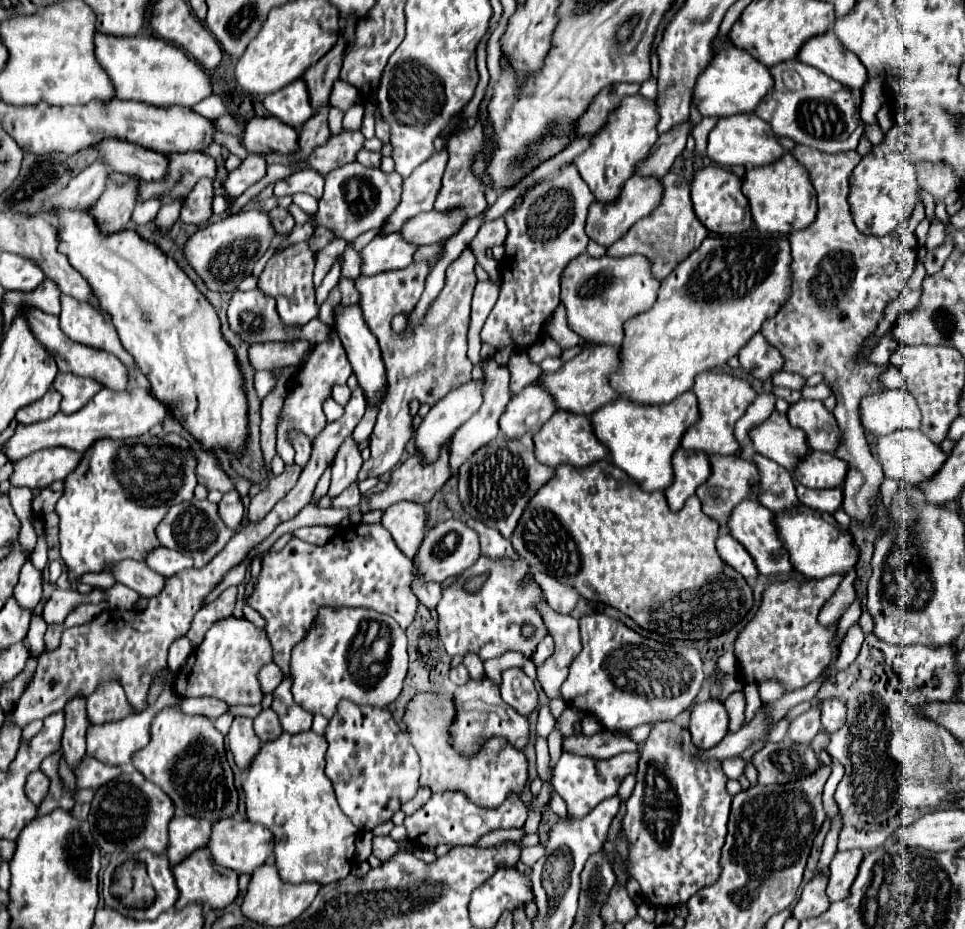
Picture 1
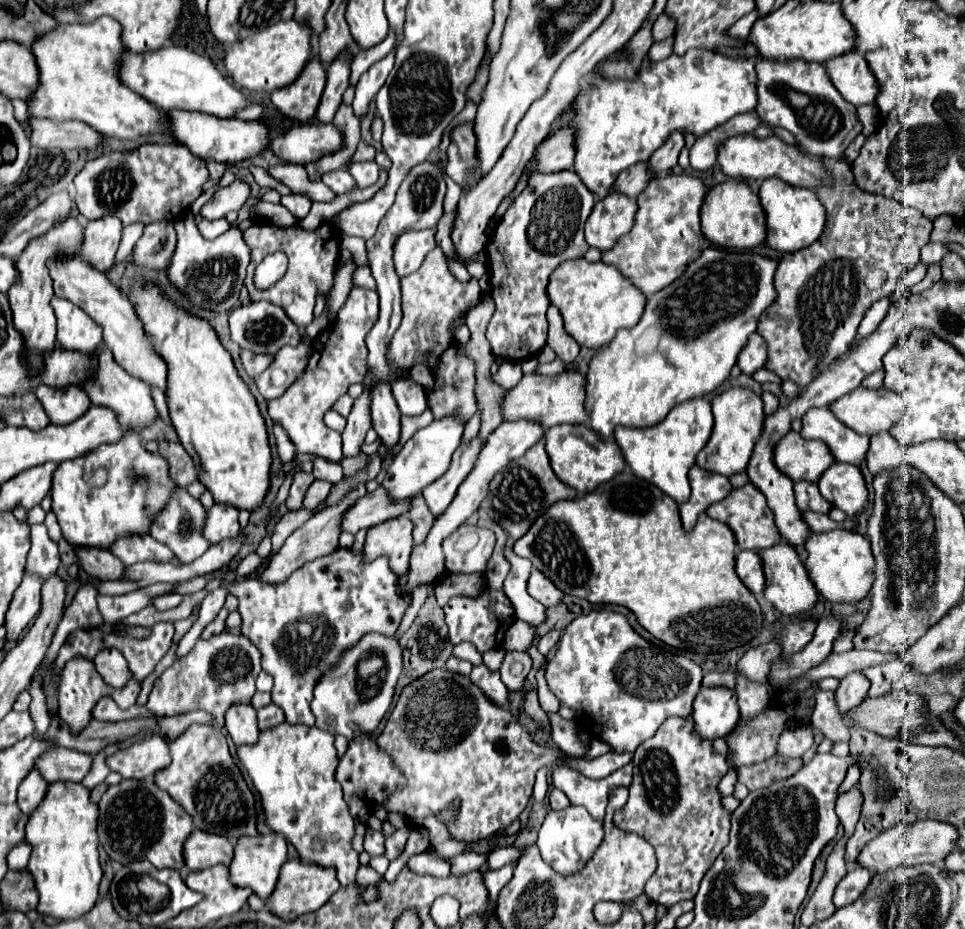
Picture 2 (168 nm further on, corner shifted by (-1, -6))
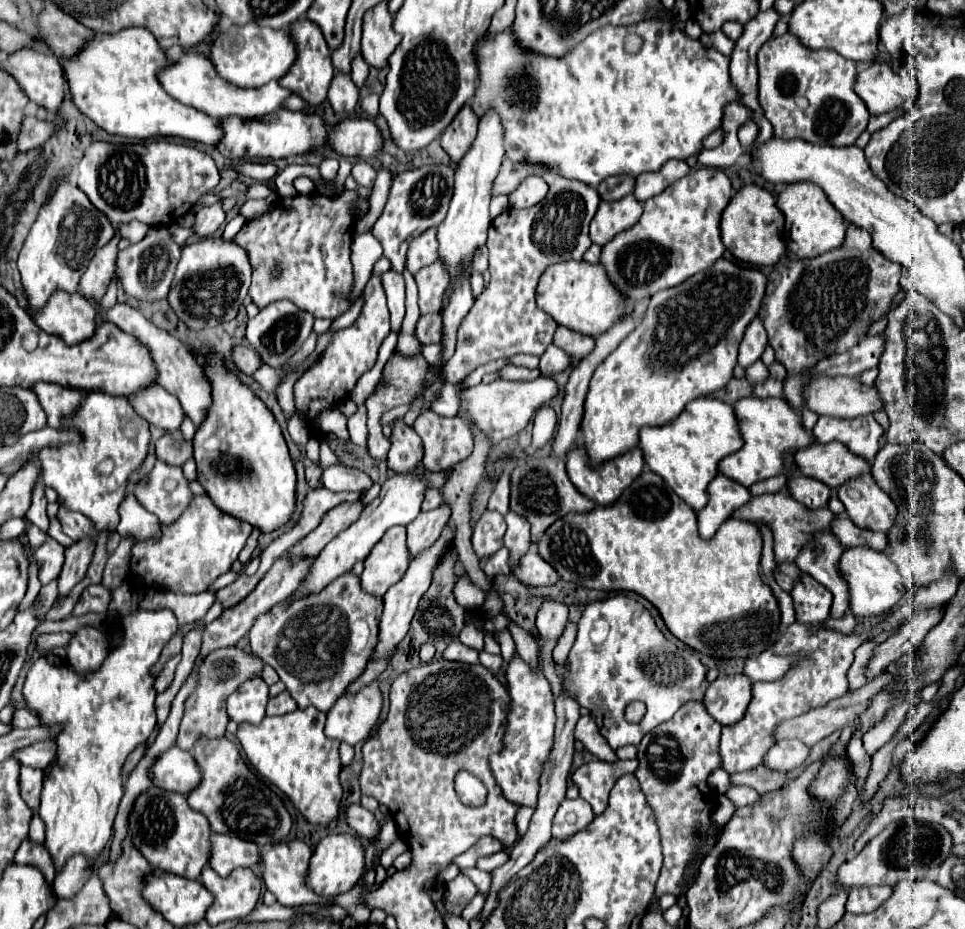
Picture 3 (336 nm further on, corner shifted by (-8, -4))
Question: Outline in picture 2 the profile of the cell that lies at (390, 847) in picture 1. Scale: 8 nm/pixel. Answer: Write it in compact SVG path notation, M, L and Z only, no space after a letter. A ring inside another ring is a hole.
M367 828L367 830L365 830L365 840L363 840L365 852L369 852L371 856L381 856L381 854L385 852L383 842L385 842L385 836L383 836L381 832L371 830L371 828Z

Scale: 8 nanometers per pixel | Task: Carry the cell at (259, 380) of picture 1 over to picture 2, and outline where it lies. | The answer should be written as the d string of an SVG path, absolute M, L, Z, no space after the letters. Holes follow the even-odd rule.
M299 342L299 346L295 348L293 346L281 348L275 354L275 360L269 364L269 368L255 378L259 392L267 400L281 396L281 392L285 392L289 384L303 374L309 354L311 354L311 344L307 342Z

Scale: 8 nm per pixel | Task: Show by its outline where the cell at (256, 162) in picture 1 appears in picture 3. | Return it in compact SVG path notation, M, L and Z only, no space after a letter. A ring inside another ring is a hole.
M216 202L212 206L206 206L202 210L196 212L196 224L194 224L194 232L198 238L206 238L212 236L222 222L226 220L226 212L222 208L222 202Z

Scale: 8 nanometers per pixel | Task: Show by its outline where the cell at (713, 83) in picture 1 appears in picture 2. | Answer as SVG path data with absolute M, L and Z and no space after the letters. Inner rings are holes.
M695 48L695 50L689 50L689 52L683 54L683 56L671 54L667 60L661 60L661 62L651 62L649 56L645 56L645 58L643 58L643 64L641 64L641 68L639 68L639 72L637 72L637 76L635 76L633 80L603 78L603 76L599 74L599 68L587 72L587 74L581 78L581 90L579 90L579 94L577 94L577 96L573 98L573 102L561 112L561 116L563 116L569 108L573 108L573 116L571 116L571 118L567 120L567 124L563 126L563 128L575 128L575 134L573 134L573 146L575 146L573 170L577 172L577 176L581 178L581 182L583 182L597 198L605 198L605 196L609 194L609 190L611 190L611 184L615 182L615 176L617 176L621 170L625 170L625 168L629 168L629 166L633 166L633 164L639 164L639 162L649 160L649 156L651 156L659 146L663 146L663 142L667 142L667 138L669 138L675 130L681 130L683 134L689 134L689 132L691 132L695 138L701 138L703 134L707 134L709 130L721 126L721 124L727 122L729 118L733 118L733 116L737 116L737 114L745 114L745 112L755 110L755 104L757 104L757 90L755 90L755 58L753 58L753 60L731 60L731 58L721 56L721 54L713 52L713 50Z

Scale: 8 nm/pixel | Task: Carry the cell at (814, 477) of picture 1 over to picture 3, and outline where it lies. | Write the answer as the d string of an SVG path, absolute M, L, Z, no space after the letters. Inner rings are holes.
M862 474L838 488L838 498L846 506L848 518L868 530L886 532L896 518L896 506L870 474Z

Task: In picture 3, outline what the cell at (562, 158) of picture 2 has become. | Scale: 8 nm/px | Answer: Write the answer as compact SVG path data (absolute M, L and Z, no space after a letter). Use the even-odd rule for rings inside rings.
M508 158L502 162L500 174L494 180L494 194L510 194L518 188L518 184L528 176L542 176L546 166L526 166L526 162L512 164Z

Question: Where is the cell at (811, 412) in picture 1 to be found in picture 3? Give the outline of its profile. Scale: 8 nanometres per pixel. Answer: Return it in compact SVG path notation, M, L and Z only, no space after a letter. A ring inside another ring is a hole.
M872 414L860 416L854 420L840 420L830 416L820 416L814 426L814 436L818 442L842 442L852 454L866 458L868 462L874 460L880 444L880 436L884 434L882 426L874 420Z

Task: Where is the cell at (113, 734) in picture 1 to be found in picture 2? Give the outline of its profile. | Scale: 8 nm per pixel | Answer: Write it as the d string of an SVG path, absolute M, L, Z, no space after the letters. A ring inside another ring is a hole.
M153 736L149 740L135 742L131 748L113 754L107 760L109 768L123 774L123 778L135 780L151 780L155 772L167 768L171 764L169 744L161 736Z

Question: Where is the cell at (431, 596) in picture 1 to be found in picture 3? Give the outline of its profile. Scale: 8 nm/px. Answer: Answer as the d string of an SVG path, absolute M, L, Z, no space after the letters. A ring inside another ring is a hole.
M436 488L426 490L426 498L422 502L422 508L436 508L442 502L442 494Z

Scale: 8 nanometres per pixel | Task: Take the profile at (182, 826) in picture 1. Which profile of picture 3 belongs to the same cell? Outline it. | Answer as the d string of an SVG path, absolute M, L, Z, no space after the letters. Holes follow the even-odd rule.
M212 834L210 836L210 860L208 864L220 874L228 876L234 868L256 868L258 866L258 846L254 842L246 842L242 838L234 838L228 834Z

